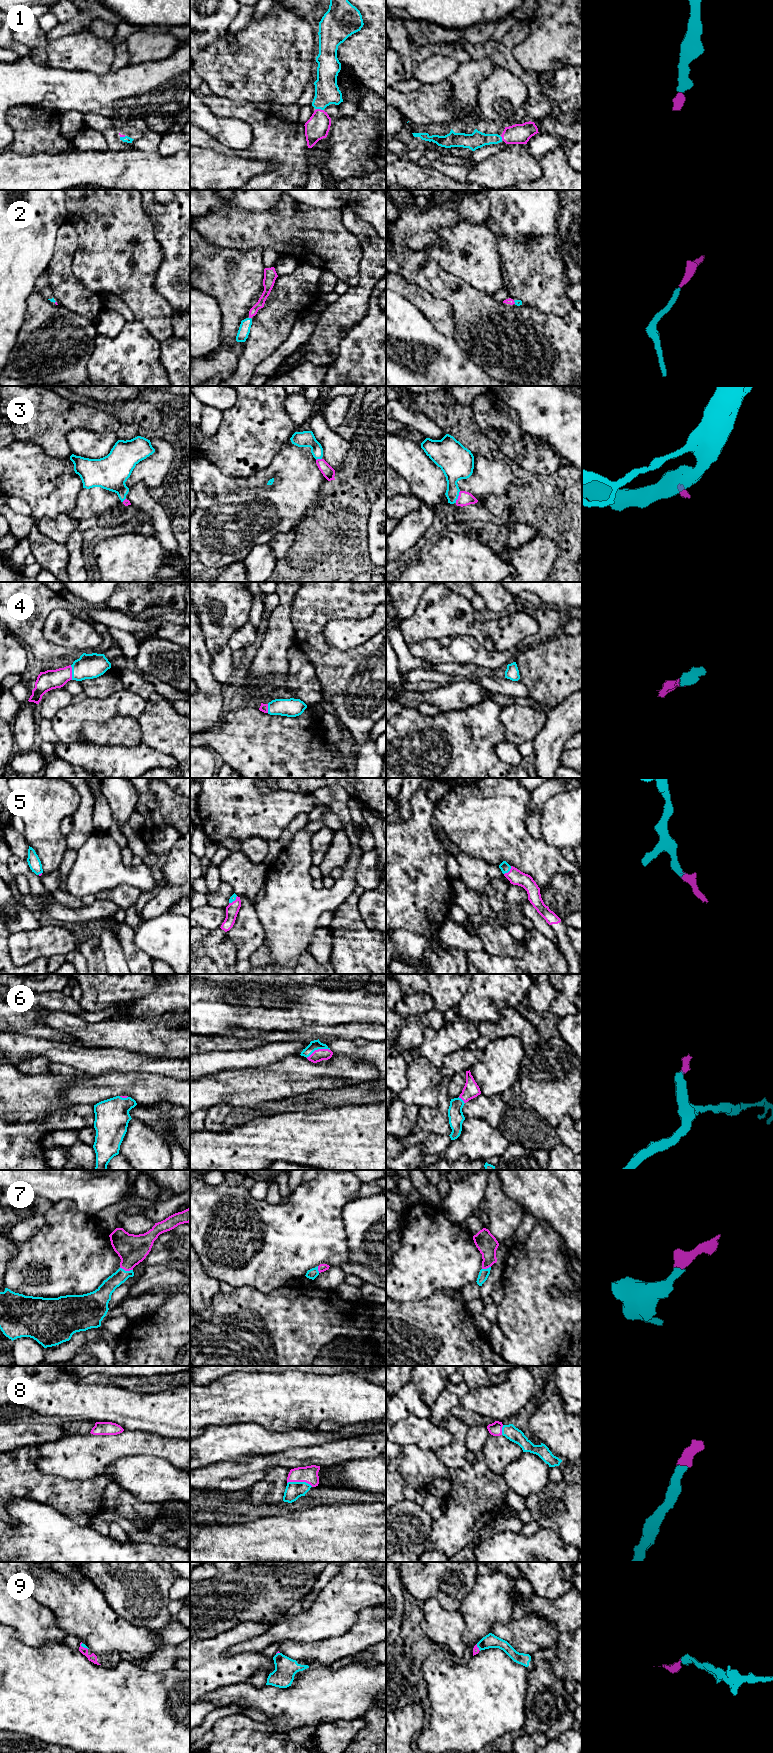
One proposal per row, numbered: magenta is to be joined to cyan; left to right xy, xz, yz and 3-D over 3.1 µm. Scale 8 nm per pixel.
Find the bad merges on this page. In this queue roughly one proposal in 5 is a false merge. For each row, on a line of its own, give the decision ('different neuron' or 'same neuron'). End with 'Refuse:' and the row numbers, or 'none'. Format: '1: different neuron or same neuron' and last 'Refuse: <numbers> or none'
1: same neuron
2: same neuron
3: same neuron
4: same neuron
5: same neuron
6: same neuron
7: same neuron
8: same neuron
9: same neuron
Refuse: none

